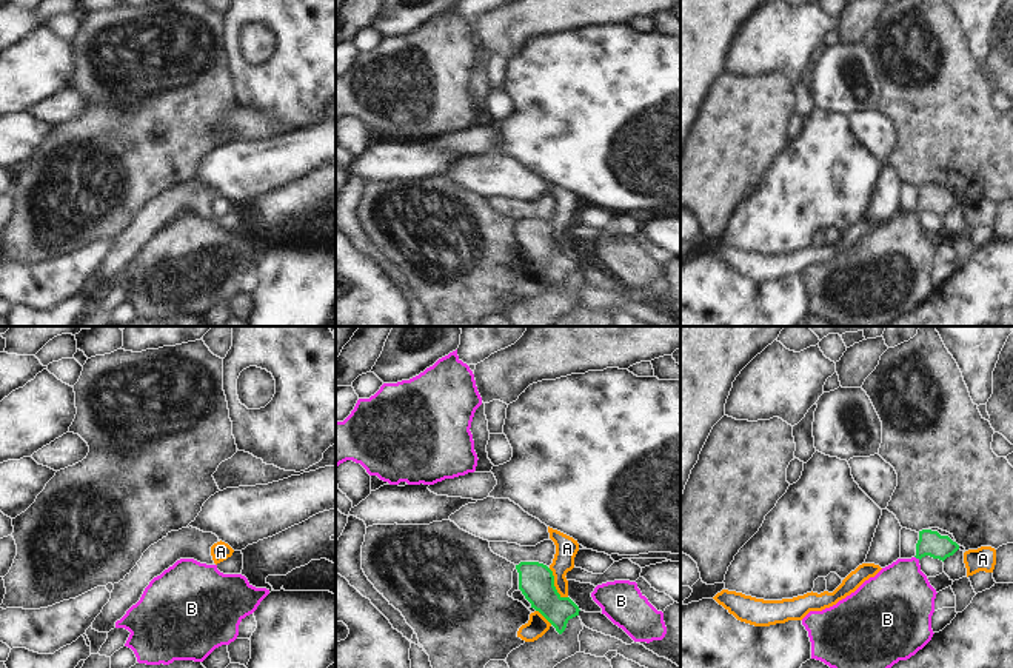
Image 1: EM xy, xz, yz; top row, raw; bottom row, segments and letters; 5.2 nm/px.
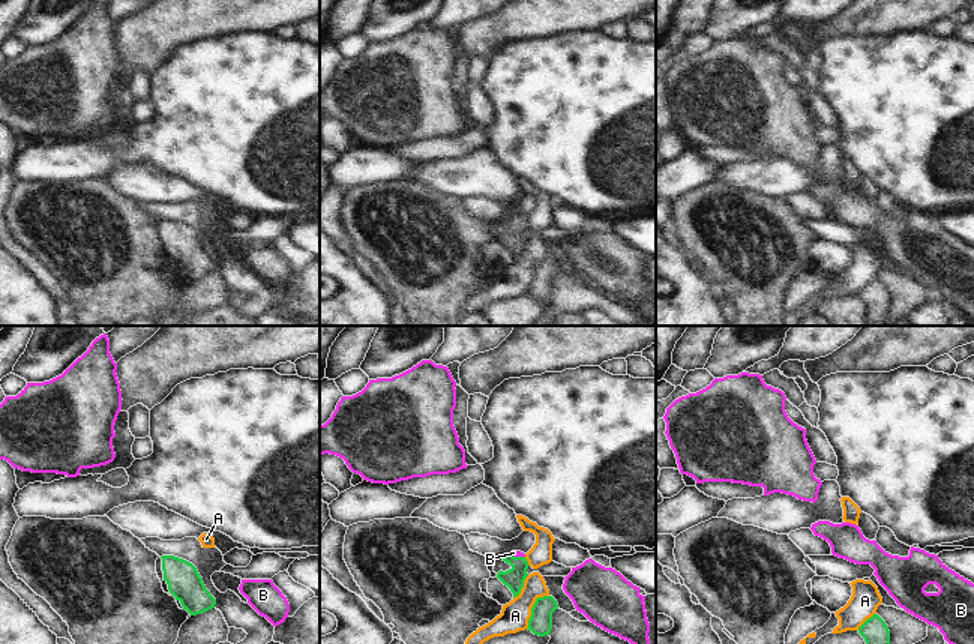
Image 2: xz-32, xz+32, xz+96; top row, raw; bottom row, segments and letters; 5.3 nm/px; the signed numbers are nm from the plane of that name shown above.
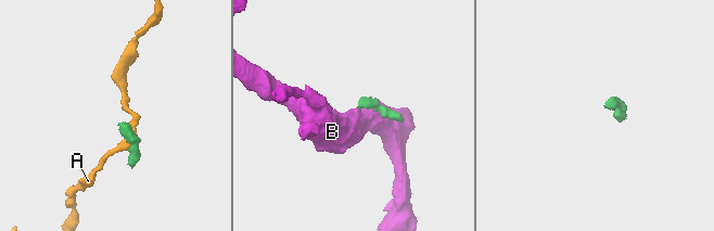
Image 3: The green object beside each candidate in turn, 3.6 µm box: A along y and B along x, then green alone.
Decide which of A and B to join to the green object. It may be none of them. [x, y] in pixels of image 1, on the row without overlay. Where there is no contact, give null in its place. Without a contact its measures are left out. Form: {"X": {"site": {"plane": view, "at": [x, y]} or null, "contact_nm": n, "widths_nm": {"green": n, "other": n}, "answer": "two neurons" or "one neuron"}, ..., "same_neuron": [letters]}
{"A": {"site": {"plane": "xz", "at": [553, 240]}, "contact_nm": 190, "widths_nm": {"green": 190, "other": 120}, "answer": "two neurons"}, "B": {"site": {"plane": "yz", "at": [918, 213]}, "contact_nm": 40, "widths_nm": {"green": 130, "other": 360}, "answer": "one neuron"}, "same_neuron": ["B"]}

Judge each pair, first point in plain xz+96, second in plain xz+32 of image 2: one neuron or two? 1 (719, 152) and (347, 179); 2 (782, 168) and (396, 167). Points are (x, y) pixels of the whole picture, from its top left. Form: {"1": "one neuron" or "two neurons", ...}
{"1": "two neurons", "2": "two neurons"}

